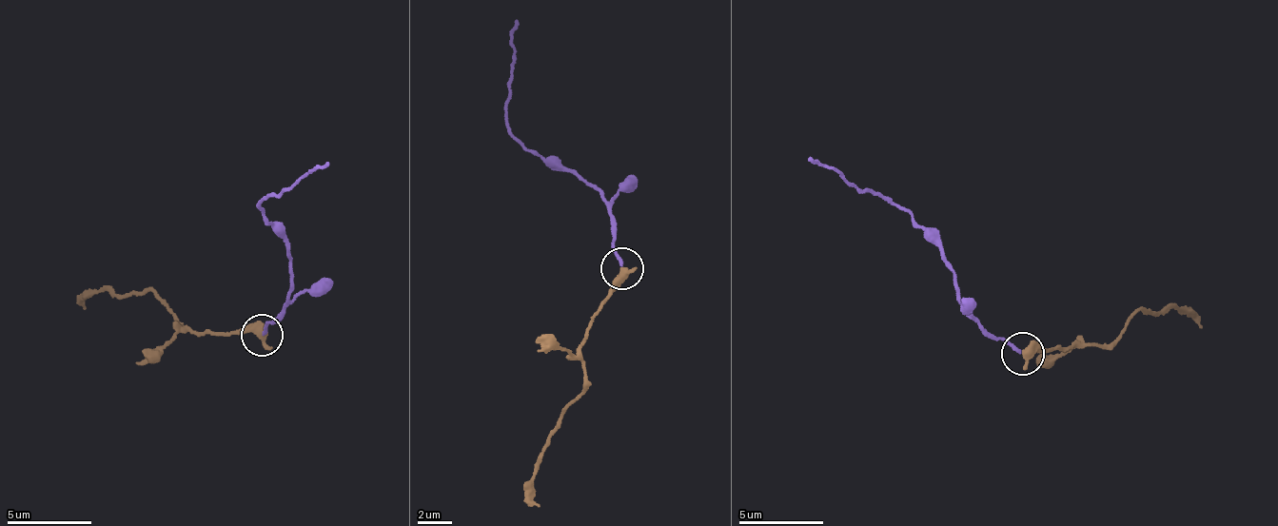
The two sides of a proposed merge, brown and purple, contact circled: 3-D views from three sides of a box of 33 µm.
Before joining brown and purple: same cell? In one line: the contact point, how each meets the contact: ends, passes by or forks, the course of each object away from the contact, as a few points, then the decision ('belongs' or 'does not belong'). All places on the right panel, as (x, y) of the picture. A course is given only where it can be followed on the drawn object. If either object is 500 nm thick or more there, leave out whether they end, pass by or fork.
(1022, 354) | brown via (1022, 355), (1035, 349), (1113, 345), (1144, 312), (1170, 309), (1189, 311), (1203, 326) | purple via (1022, 355), (963, 304), (955, 271), (939, 240), (891, 204), (848, 187), (809, 156) | belongs

